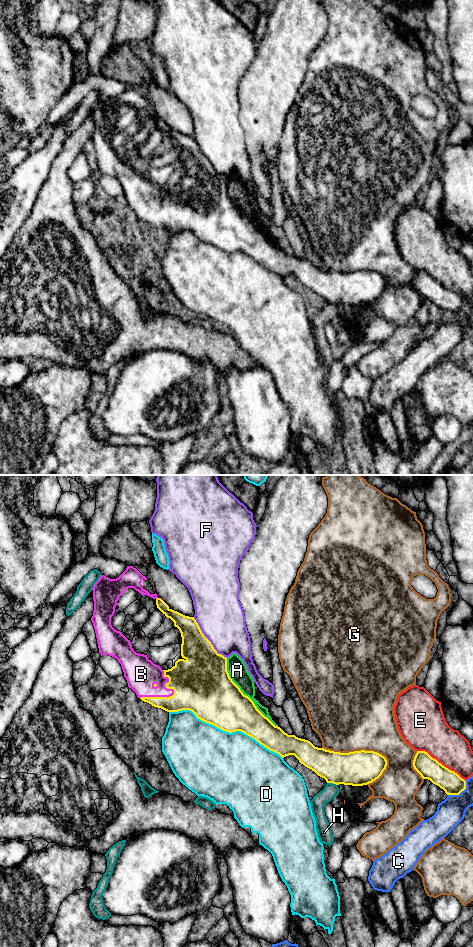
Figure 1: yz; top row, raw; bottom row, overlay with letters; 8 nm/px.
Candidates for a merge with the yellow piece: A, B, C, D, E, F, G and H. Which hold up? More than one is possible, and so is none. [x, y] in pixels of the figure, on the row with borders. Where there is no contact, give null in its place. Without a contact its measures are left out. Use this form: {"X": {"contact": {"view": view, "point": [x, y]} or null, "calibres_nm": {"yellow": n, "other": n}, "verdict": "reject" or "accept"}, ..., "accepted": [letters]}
{"A": {"contact": {"view": "yz", "point": [243, 694]}, "calibres_nm": {"yellow": 400, "other": 150}, "verdict": "reject"}, "B": {"contact": {"view": "yz", "point": [170, 696]}, "calibres_nm": {"yellow": 420, "other": 190}, "verdict": "accept"}, "C": {"contact": {"view": "yz", "point": [460, 792]}, "calibres_nm": {"yellow": 170, "other": 220}, "verdict": "reject"}, "D": {"contact": {"view": "yz", "point": [226, 731]}, "calibres_nm": {"yellow": 380, "other": 500}, "verdict": "reject"}, "E": {"contact": {"view": "yz", "point": [440, 763]}, "calibres_nm": {"yellow": 180, "other": 300}, "verdict": "reject"}, "F": {"contact": {"view": "yz", "point": [207, 639]}, "calibres_nm": {"yellow": 360, "other": 380}, "verdict": "reject"}, "G": {"contact": {"view": "yz", "point": [357, 751]}, "calibres_nm": {"yellow": 280, "other": 500}, "verdict": "reject"}, "H": {"contact": {"view": "yz", "point": [332, 782]}, "calibres_nm": {"yellow": 280, "other": 120}, "verdict": "reject"}, "accepted": ["B"]}

